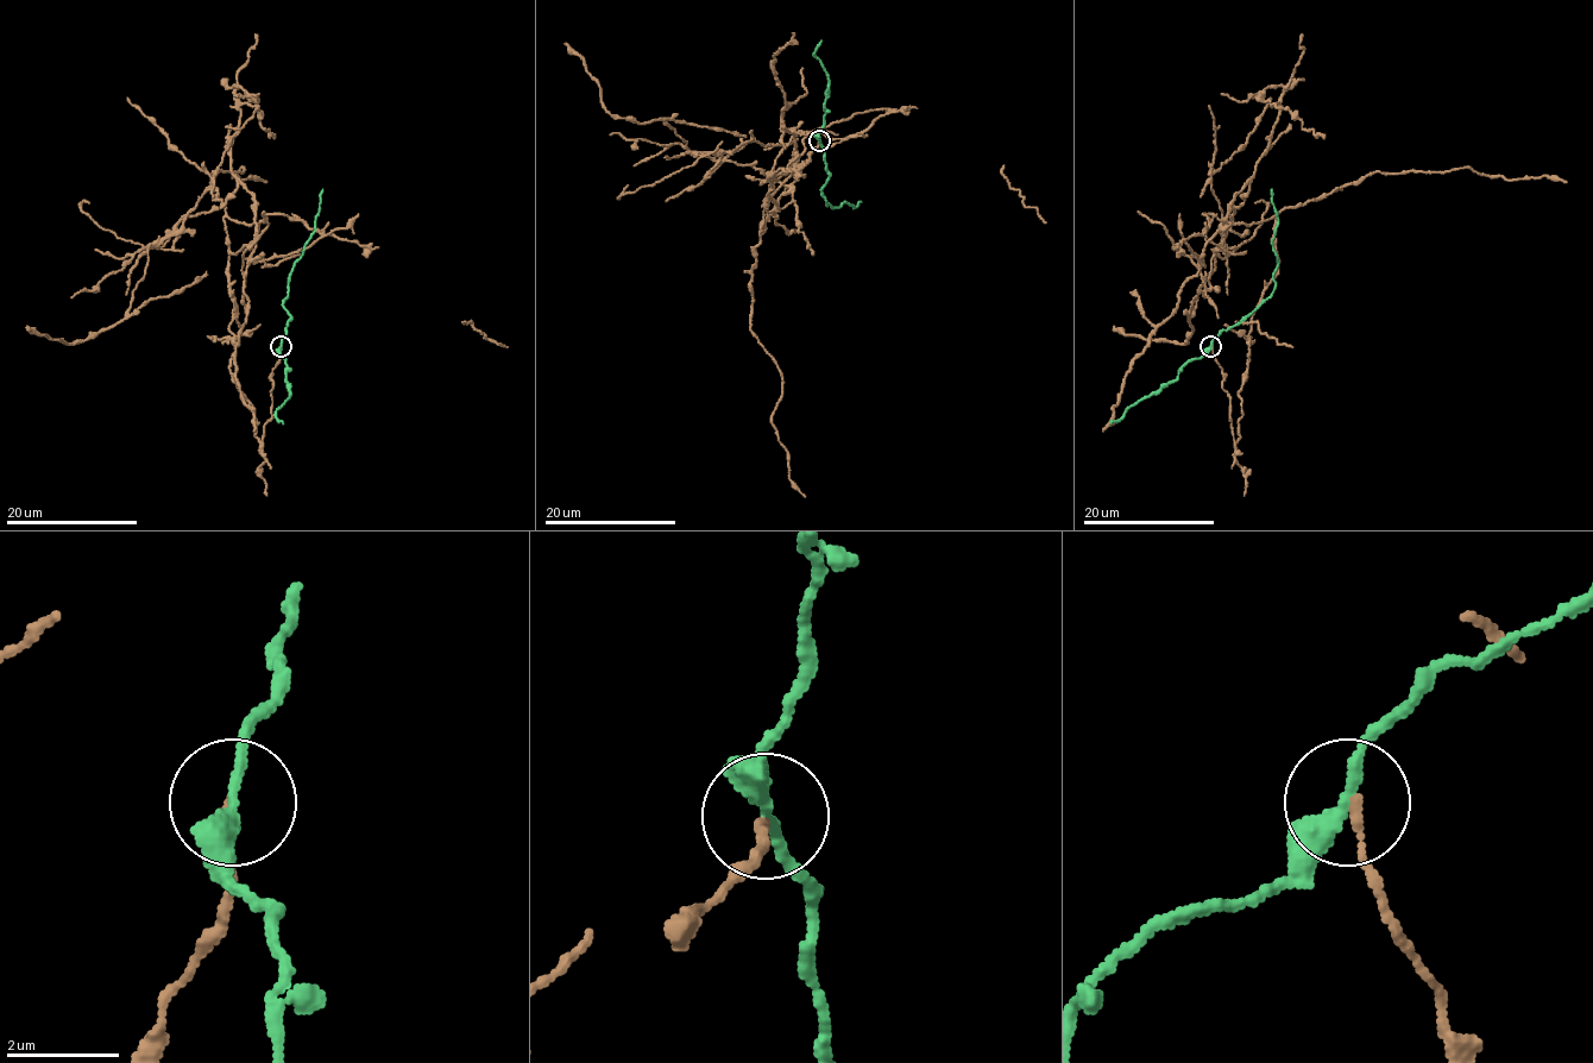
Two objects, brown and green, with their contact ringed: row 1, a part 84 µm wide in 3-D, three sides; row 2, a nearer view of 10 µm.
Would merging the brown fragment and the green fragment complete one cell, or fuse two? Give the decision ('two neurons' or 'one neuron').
two neurons

